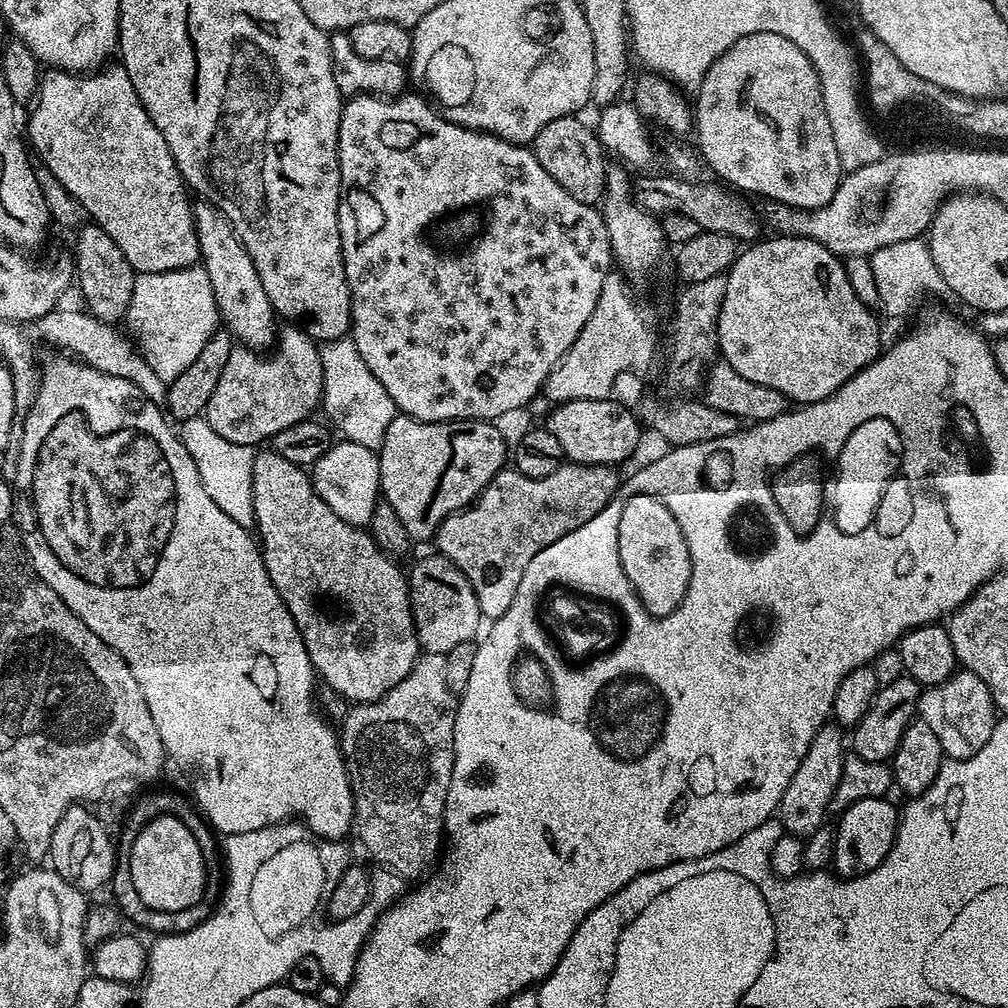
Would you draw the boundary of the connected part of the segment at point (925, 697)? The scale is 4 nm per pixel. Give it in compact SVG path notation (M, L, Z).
M963 670L953 672L950 678L946 678L946 682L938 682L921 691L918 716L928 723L930 730L934 730L949 760L961 760L978 754L978 750L986 746L990 734L994 734L998 719L996 703L990 690L986 690L986 682L982 682L978 674Z

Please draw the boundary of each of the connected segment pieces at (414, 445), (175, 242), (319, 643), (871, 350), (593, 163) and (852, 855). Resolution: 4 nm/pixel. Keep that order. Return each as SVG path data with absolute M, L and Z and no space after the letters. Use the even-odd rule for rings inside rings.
M397 414L396 417L392 419L384 435L382 446L378 449L380 458L380 491L382 493L382 500L394 508L395 513L398 514L399 521L402 522L406 534L412 542L428 540L431 536L433 539L440 531L441 522L448 516L451 516L453 512L467 508L468 505L479 496L482 489L505 467L506 457L509 455L510 448L509 445L504 445L504 436L496 427L497 425L490 420L443 420L437 424L424 424L420 420L415 420L412 416L403 414Z
M124 67L107 68L93 71L91 74L59 70L45 71L39 81L39 92L37 92L30 108L32 113L28 116L28 128L26 124L27 143L30 145L35 159L41 165L48 167L53 172L54 178L58 178L58 182L62 182L62 186L66 186L66 190L70 190L70 194L87 215L88 212L92 215L89 216L91 223L106 230L106 234L110 234L110 238L114 238L118 250L122 250L122 254L126 254L126 262L130 262L130 266L135 272L138 274L142 272L173 272L179 268L191 268L199 261L200 251L198 250L198 234L194 230L194 218L192 217L193 201L188 200L189 189L186 187L184 179L181 178L180 171L176 169L174 158L166 146L166 138L162 138L158 126L154 126L154 122L150 122L150 114L146 114L146 110L134 90L134 82L130 82Z
M267 450L267 452L257 451L253 455L252 501L254 502L254 518L256 519L254 532L258 537L260 553L264 555L264 565L270 574L270 582L274 582L274 590L278 590L278 598L282 598L282 602L288 607L290 618L294 618L294 622L302 634L302 642L308 651L308 657L315 675L321 681L324 679L328 683L327 687L335 692L337 696L344 697L345 701L352 704L365 704L385 696L398 682L402 682L402 678L410 672L422 651L416 637L416 627L414 626L412 607L408 597L408 577L405 569L400 569L395 564L397 561L376 544L371 531L356 528L350 522L338 518L338 514L334 514L334 510L330 510L330 506L326 506L326 502L322 502L322 498L316 492L316 487L312 484L309 473L294 462L287 461L278 452L273 450Z
M779 234L773 235L771 238L773 240L760 238L749 243L745 247L748 249L745 252L743 249L737 255L732 262L732 267L726 273L726 298L722 298L722 310L718 314L718 322L716 323L718 352L725 362L734 366L734 370L738 370L738 374L742 374L742 378L746 378L758 386L770 386L781 392L788 401L795 402L797 405L813 404L832 396L848 379L862 371L871 360L875 360L880 355L882 351L880 324L872 317L875 316L873 309L863 304L858 298L858 294L854 294L854 286L850 286L850 282L846 278L846 270L841 257L835 256L830 250L826 250L826 246L806 238Z
M573 114L554 118L554 122L546 122L542 130L531 142L532 153L538 158L542 170L570 194L570 198L578 198L583 204L599 205L604 199L604 174L606 171L606 153L600 144L600 137L591 127L580 121L579 115Z
M862 798L862 802L854 802L849 808L839 813L840 820L836 824L836 849L832 855L832 864L836 868L837 877L851 878L861 876L874 870L890 854L896 841L898 808L891 804L891 799Z

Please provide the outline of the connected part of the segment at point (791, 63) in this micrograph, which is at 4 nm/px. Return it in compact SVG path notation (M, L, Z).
M769 32L738 38L710 66L695 96L694 137L700 143L699 155L721 176L719 179L725 185L741 193L764 196L765 201L776 200L809 210L820 208L834 198L842 179L834 130L830 130L830 118L826 118L818 74L810 58L790 38Z

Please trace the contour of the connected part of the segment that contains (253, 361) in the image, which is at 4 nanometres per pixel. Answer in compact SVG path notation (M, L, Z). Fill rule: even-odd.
M299 326L284 327L279 329L274 351L268 354L273 356L243 346L233 346L230 350L230 359L218 377L218 386L214 386L206 409L208 424L222 438L260 446L256 444L271 441L279 431L309 419L312 411L321 407L324 383L317 341Z

